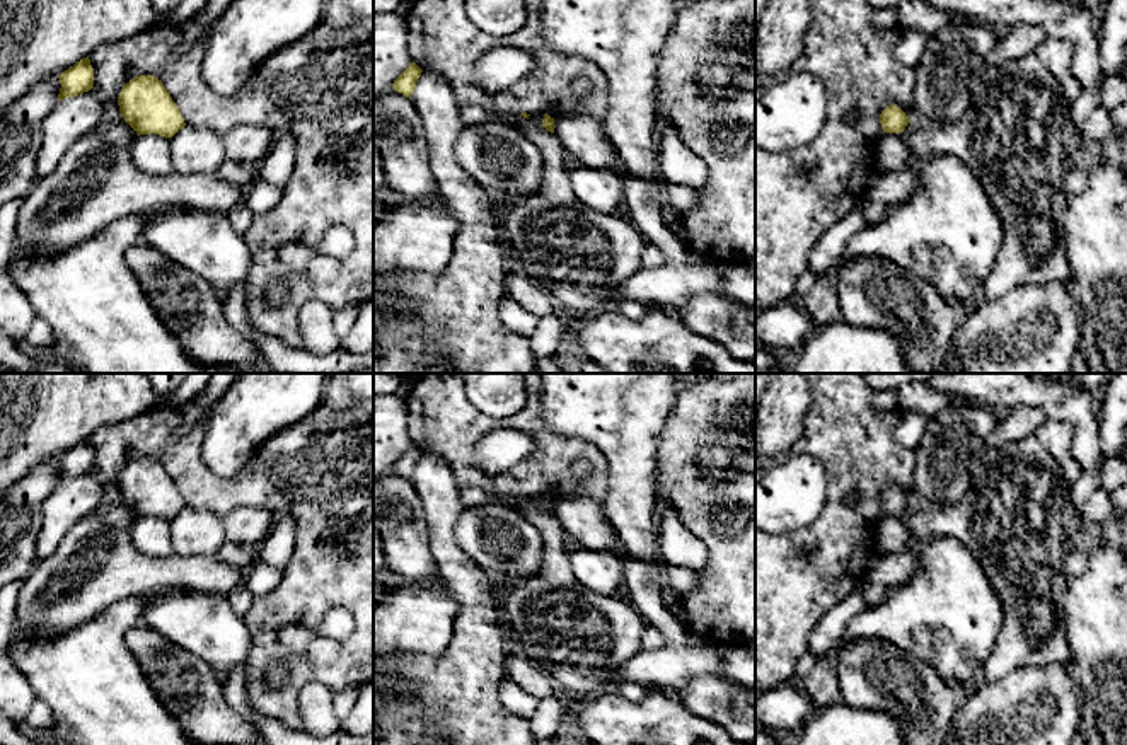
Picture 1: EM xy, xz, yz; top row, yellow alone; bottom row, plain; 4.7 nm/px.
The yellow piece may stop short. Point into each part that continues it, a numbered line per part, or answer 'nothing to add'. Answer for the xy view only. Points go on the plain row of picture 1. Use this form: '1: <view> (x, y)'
nothing to add

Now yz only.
nothing to add

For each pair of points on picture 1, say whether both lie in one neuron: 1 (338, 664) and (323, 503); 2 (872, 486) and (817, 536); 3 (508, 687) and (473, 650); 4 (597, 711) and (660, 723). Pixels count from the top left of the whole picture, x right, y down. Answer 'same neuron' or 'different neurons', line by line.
1: same neuron
2: same neuron
3: different neurons
4: same neuron

